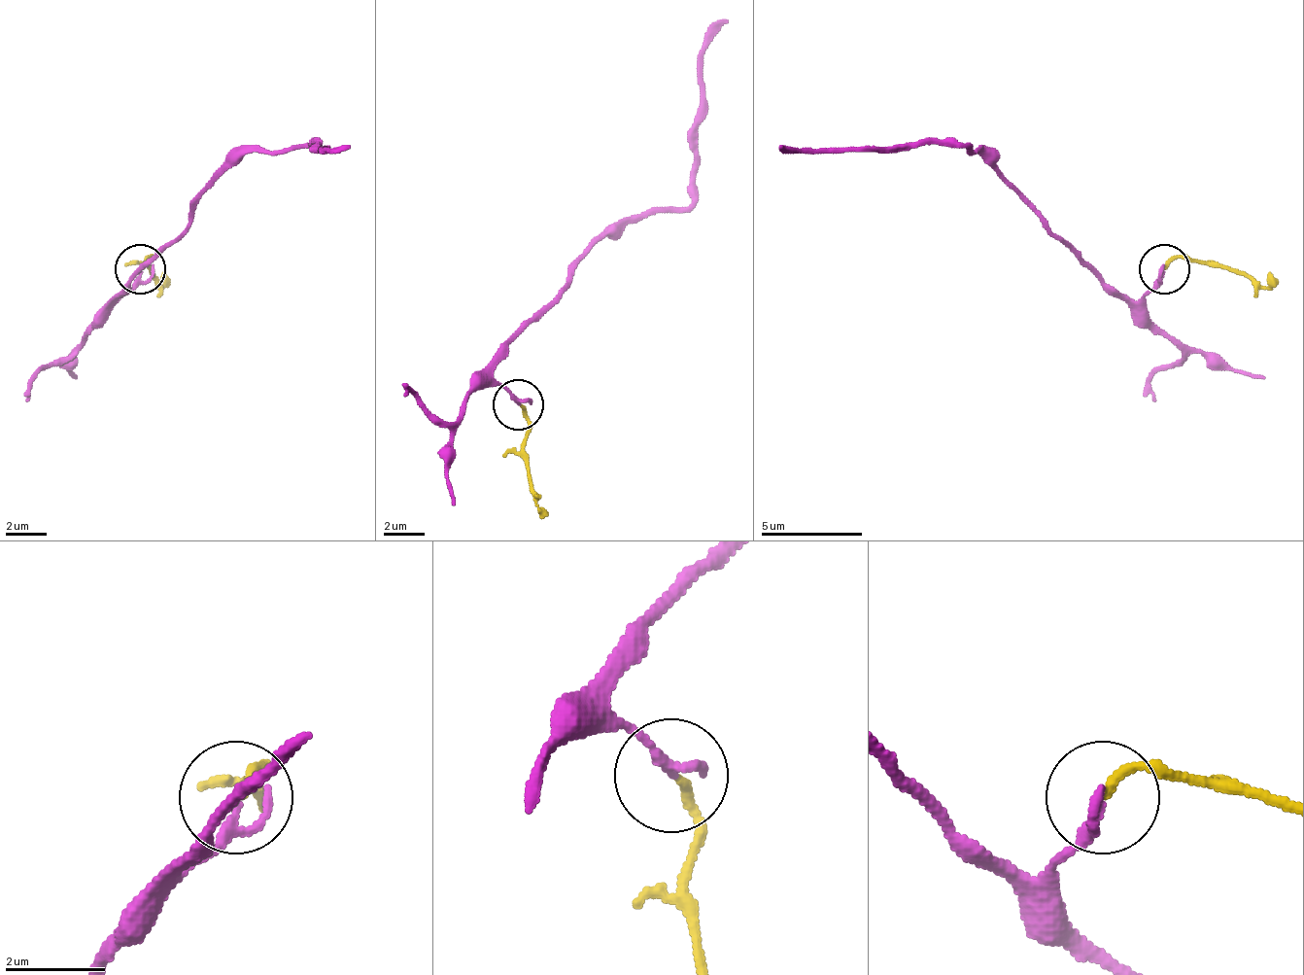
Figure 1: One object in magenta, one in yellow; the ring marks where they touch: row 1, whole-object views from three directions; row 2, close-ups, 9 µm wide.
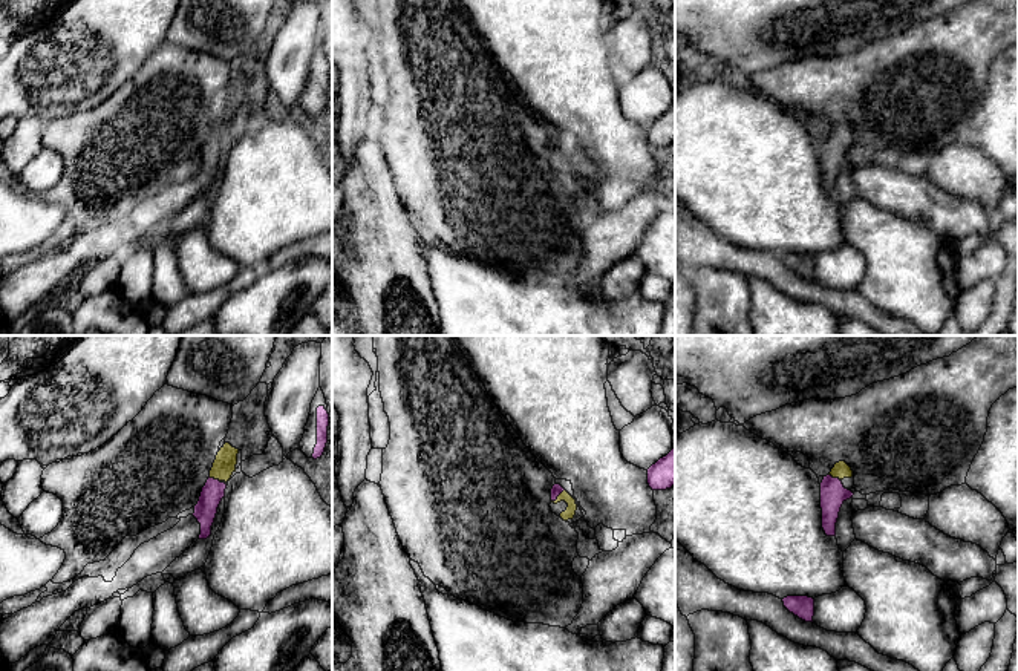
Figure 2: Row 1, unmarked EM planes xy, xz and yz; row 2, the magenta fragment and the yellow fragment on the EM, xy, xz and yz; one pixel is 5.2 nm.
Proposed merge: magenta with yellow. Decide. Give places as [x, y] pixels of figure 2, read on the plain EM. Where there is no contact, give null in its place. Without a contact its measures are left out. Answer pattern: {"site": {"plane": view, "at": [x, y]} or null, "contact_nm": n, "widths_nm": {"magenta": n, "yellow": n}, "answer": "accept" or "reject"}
{"site": {"plane": "xz", "at": [557, 152]}, "contact_nm": 100, "widths_nm": {"magenta": 60, "yellow": 60}, "answer": "accept"}

